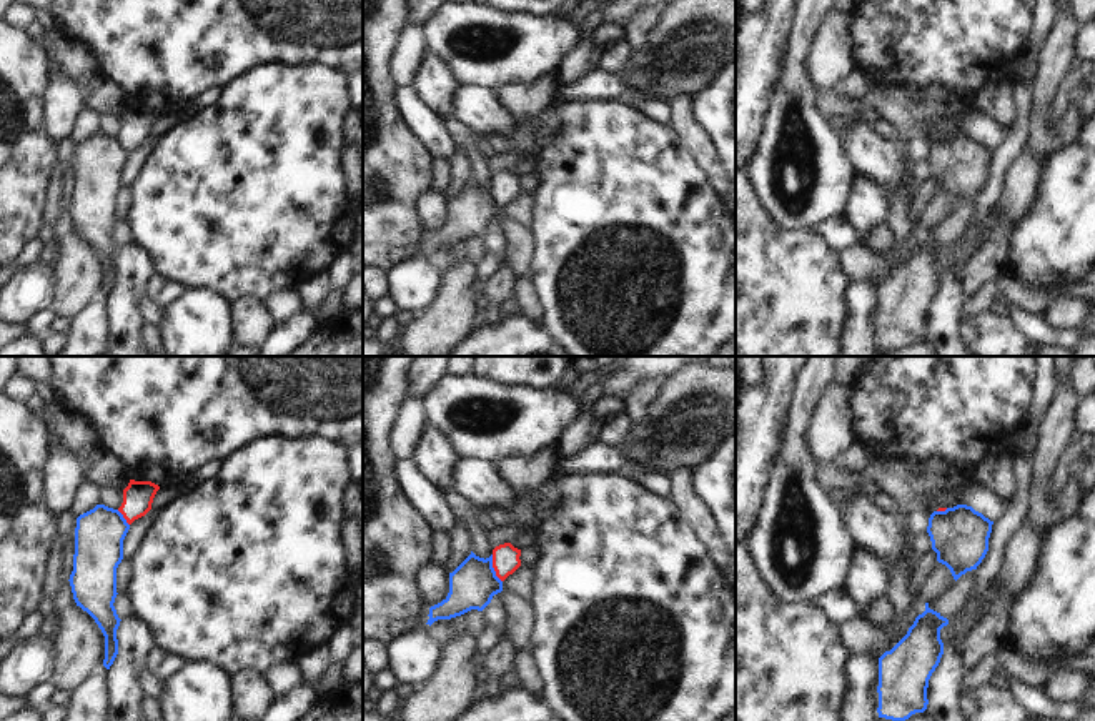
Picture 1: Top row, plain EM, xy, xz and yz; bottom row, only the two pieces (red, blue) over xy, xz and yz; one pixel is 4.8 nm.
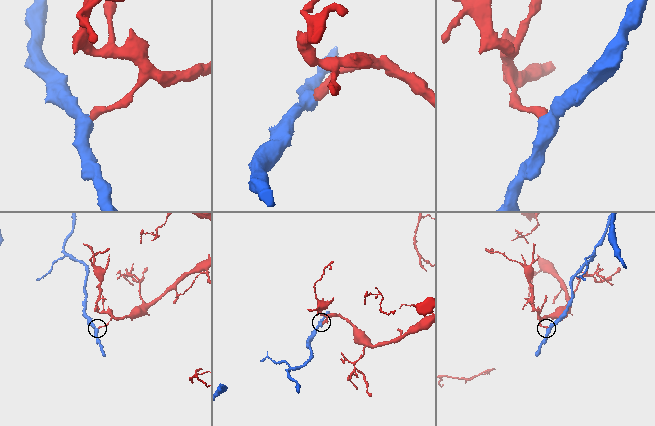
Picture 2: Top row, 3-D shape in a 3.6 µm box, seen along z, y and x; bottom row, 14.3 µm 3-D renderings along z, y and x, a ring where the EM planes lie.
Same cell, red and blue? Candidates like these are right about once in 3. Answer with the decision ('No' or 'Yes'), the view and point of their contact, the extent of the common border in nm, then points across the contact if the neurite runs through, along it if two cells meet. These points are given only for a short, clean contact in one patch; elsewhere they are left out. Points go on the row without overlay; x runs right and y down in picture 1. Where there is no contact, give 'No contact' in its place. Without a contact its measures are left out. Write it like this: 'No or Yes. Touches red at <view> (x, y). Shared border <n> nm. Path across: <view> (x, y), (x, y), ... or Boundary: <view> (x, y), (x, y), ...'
No. Touches red at xz (495, 195). Shared border 140 nm. Boundary: xz (491, 182), (495, 202), (501, 208).

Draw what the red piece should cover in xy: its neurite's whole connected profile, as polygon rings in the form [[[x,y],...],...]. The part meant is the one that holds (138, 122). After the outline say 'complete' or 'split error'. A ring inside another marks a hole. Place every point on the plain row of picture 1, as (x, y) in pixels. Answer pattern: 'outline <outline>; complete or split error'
outline [[[130,107],[128,113],[123,117],[123,130],[118,135],[128,152],[151,137],[158,117],[160,113],[151,108]]]; complete

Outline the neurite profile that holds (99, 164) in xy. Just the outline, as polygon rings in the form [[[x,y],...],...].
[[[97,132],[93,137],[77,145],[75,155],[75,181],[73,198],[70,201],[70,213],[77,233],[87,238],[105,263],[105,286],[103,293],[110,296],[118,281],[116,256],[120,245],[113,233],[116,225],[116,195],[123,186],[123,167],[130,157],[130,152],[118,137],[105,132]]]

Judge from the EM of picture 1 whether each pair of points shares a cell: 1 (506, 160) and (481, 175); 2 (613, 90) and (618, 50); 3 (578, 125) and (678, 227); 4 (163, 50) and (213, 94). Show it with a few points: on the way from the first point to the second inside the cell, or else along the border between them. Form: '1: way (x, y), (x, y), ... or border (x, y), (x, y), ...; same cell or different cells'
1: border (483, 159), (491, 177); different cells
2: border (594, 69), (618, 74); different cells
3: way (601, 150), (653, 202); same cell
4: border (222, 87), (205, 87), (192, 100); different cells

